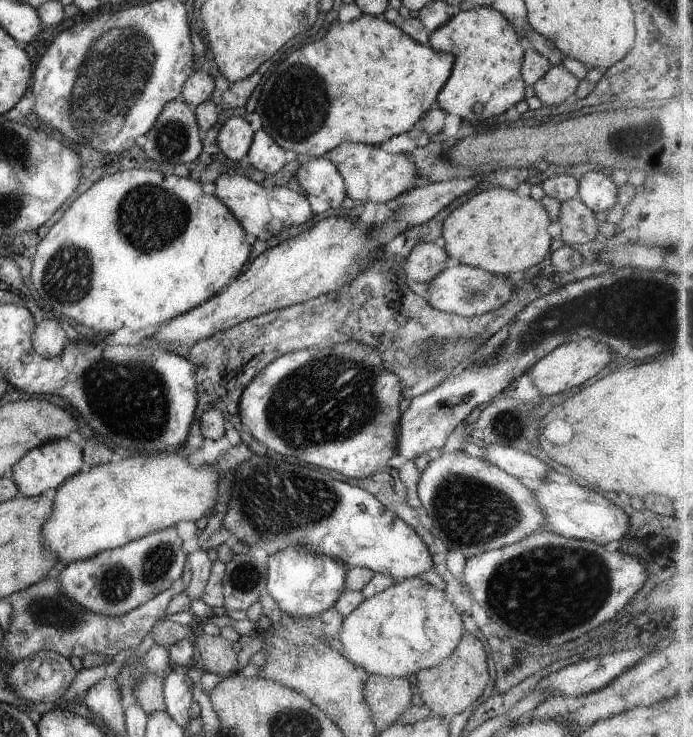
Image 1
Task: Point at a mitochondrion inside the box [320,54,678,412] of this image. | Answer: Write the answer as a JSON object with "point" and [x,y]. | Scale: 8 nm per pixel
{"point":[606,309]}

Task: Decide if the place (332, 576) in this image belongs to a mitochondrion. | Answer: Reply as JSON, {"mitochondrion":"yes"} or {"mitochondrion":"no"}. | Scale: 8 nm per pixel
{"mitochondrion":"no"}

